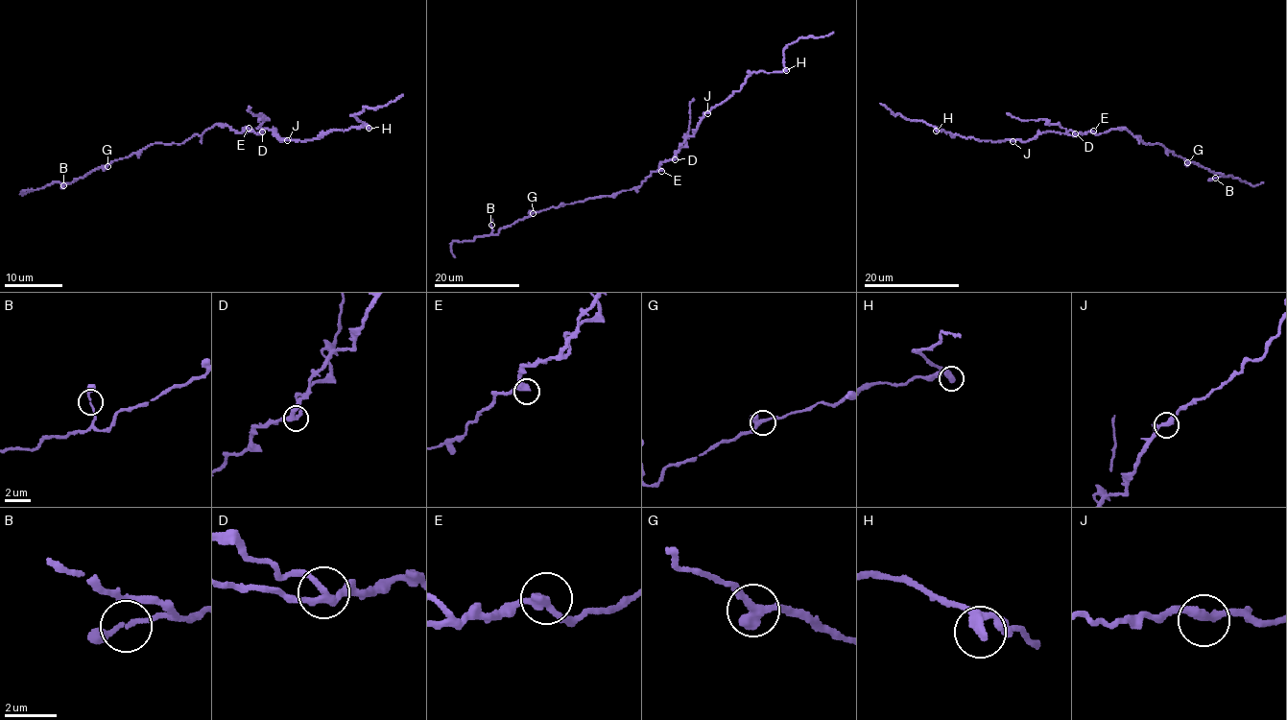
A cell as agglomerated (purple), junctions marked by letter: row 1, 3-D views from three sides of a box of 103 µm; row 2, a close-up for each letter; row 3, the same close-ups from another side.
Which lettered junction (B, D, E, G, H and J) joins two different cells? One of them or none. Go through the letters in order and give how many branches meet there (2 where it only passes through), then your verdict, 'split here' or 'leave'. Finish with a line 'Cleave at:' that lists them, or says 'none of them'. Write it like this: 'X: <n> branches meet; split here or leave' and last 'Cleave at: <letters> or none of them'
B: 2 branches meet; leave
D: 3 branches meet; split here
E: 2 branches meet; leave
G: 2 branches meet; leave
H: 2 branches meet; leave
J: 3 branches meet; leave
Cleave at: D

